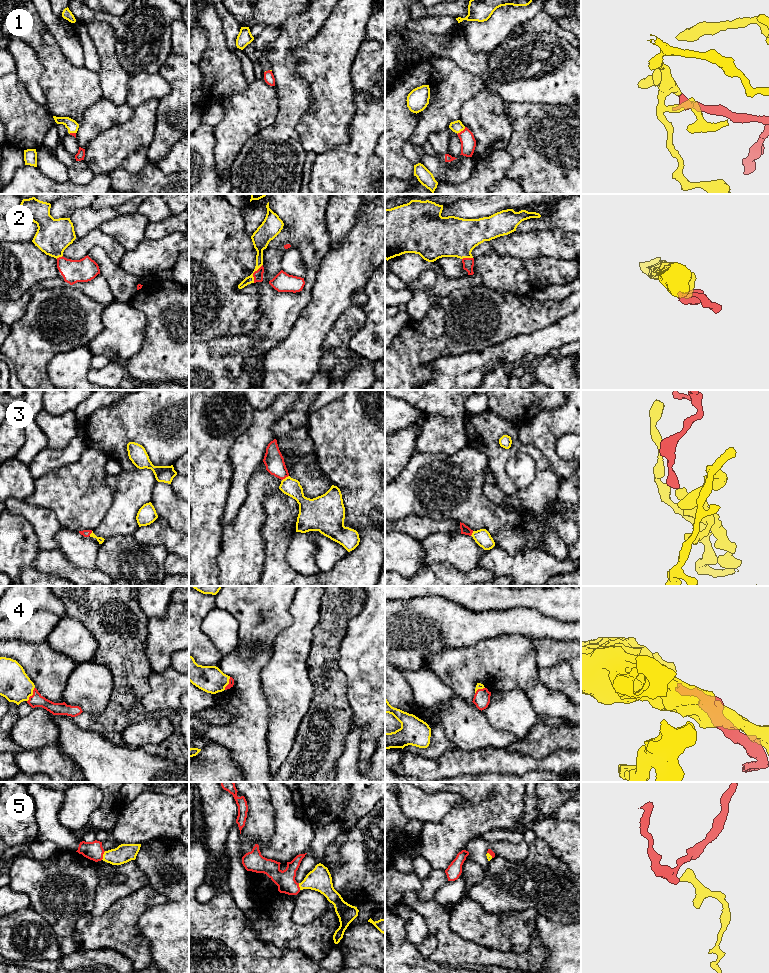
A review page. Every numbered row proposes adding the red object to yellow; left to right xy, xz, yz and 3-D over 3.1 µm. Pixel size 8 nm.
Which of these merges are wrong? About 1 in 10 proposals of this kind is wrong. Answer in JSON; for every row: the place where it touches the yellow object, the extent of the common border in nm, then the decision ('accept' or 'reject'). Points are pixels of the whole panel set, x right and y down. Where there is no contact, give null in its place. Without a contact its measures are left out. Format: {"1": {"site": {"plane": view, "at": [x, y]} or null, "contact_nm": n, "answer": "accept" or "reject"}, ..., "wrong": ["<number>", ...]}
{"1": {"site": {"plane": "yz", "at": [461, 130]}, "contact_nm": 90, "answer": "accept"}, "2": {"site": {"plane": "xz", "at": [253, 272]}, "contact_nm": 170, "answer": "accept"}, "3": {"site": {"plane": "xz", "at": [286, 477]}, "contact_nm": 70, "answer": "accept"}, "4": {"site": {"plane": "xy", "at": [32, 694]}, "contact_nm": 130, "answer": "accept"}, "5": {"site": {"plane": "xy", "at": [103, 855]}, "contact_nm": 80, "answer": "accept"}, "wrong": []}

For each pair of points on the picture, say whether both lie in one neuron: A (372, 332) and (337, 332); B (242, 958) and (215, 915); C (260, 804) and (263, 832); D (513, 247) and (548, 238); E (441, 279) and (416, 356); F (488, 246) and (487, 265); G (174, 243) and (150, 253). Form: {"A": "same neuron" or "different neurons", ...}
{"A": "different neurons", "B": "same neuron", "C": "same neuron", "D": "same neuron", "E": "different neurons", "F": "different neurons", "G": "same neuron"}

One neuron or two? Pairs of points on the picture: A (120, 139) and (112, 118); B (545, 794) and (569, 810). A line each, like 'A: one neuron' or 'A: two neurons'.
A: two neurons
B: one neuron

